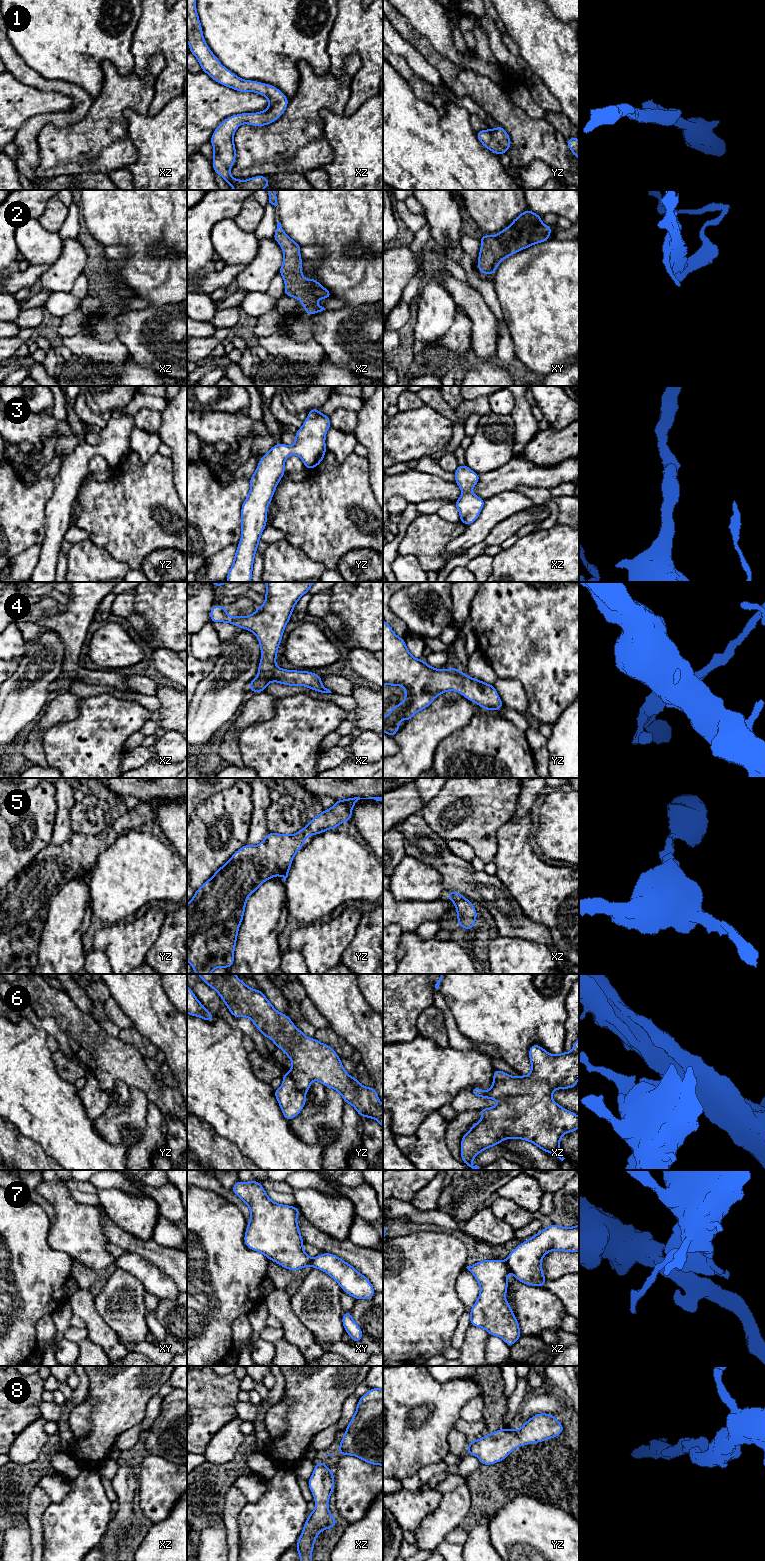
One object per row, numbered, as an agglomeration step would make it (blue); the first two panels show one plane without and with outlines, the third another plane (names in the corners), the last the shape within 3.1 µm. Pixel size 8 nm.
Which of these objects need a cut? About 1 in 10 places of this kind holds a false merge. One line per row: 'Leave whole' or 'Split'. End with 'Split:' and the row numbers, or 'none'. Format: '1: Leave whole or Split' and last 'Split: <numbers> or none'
1: Leave whole
2: Leave whole
3: Leave whole
4: Leave whole
5: Leave whole
6: Leave whole
7: Split
8: Leave whole
Split: 7

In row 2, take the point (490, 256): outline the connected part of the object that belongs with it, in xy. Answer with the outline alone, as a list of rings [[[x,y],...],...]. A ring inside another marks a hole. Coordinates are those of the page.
[[[527,209],[495,236],[480,235],[478,271],[492,276],[506,257],[550,239],[552,226],[544,225],[541,219],[542,216]]]

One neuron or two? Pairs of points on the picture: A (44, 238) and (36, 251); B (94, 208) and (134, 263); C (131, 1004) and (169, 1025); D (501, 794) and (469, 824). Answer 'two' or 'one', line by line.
A: one
B: one
C: one
D: one

